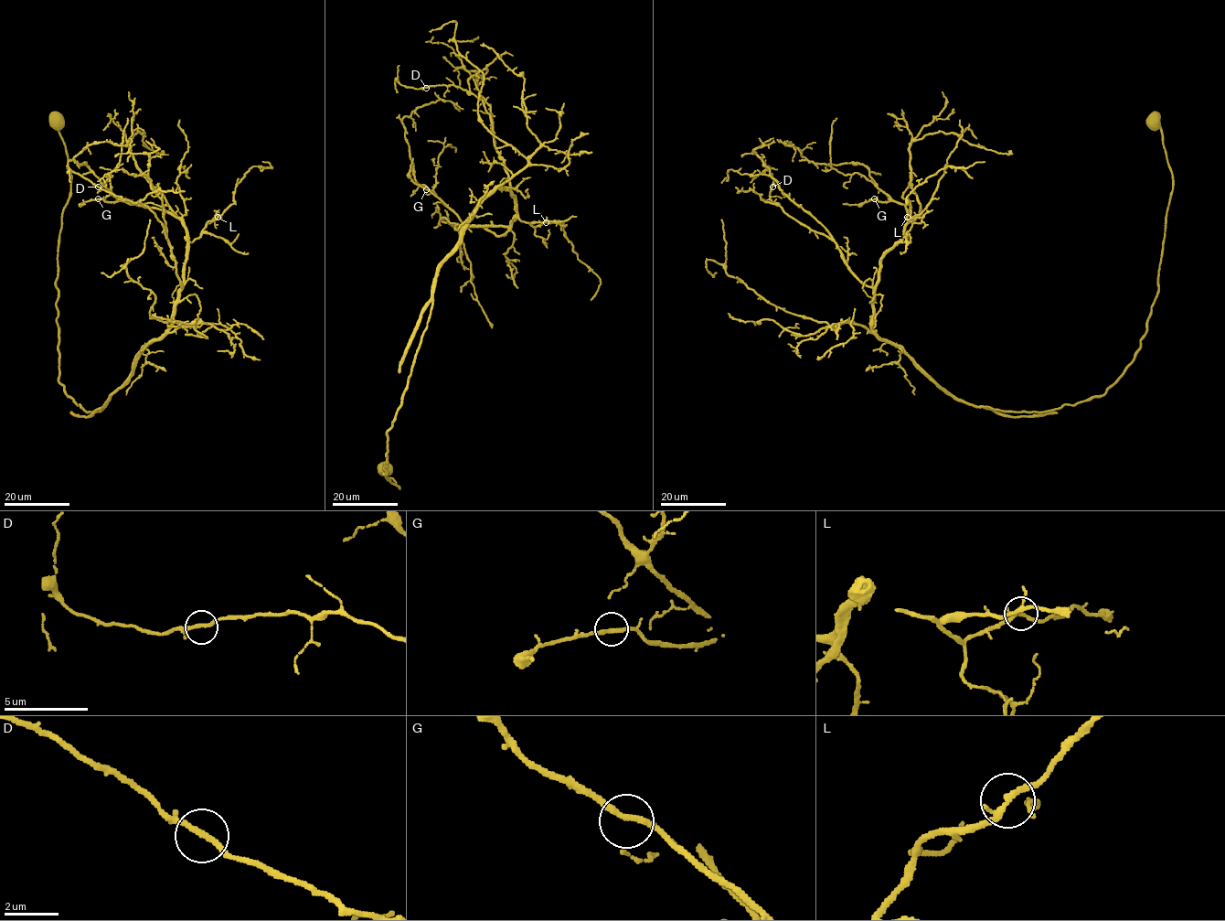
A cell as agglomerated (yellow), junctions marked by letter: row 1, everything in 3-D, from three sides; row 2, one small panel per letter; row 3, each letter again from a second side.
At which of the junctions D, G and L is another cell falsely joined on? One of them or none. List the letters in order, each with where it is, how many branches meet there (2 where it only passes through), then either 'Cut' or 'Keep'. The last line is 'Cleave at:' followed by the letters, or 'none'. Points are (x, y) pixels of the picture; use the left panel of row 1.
D: Place: (98, 187). Branches: 2. Keep
G: Place: (98, 198). Branches: 2. Keep
L: Place: (218, 217). Branches: 2. Keep
Cleave at: none

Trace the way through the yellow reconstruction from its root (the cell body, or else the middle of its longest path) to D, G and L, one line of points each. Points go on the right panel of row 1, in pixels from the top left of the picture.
D: (1153, 120), (1173, 190), (1146, 333), (1103, 394), (1042, 412), (943, 390), (874, 332), (874, 290), (772, 187)
G: (1153, 120), (1157, 296), (1133, 362), (1074, 405), (958, 401), (874, 332), (910, 219), (874, 198)
L: (1153, 120), (1173, 180), (1157, 296), (1102, 395), (972, 406), (882, 340), (874, 289), (906, 217)

